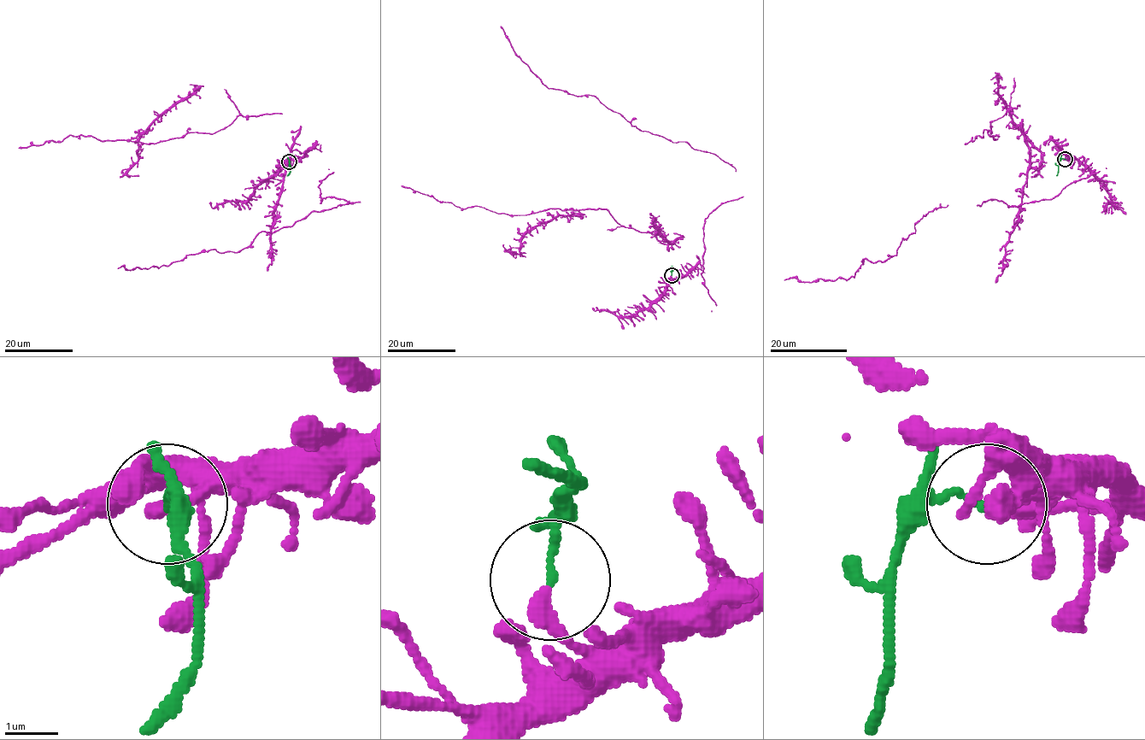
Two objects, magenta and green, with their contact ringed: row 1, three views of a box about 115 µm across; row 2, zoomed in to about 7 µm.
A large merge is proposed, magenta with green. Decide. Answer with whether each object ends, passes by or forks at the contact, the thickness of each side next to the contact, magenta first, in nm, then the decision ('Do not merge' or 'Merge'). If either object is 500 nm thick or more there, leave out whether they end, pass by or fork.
At the ring magenta ends. At the ring green ends. Thickness 300 nm (magenta) against 130 nm. Do not merge

